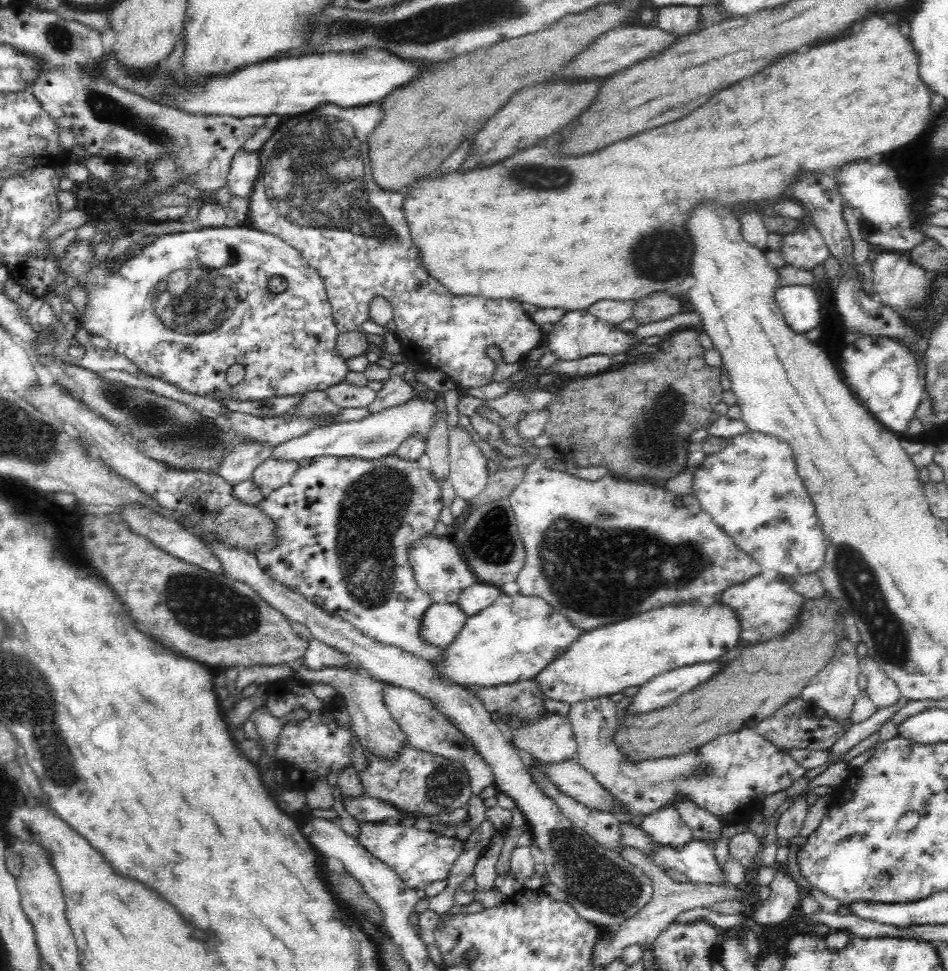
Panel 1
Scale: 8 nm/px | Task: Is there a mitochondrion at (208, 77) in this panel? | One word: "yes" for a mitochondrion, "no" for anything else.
no

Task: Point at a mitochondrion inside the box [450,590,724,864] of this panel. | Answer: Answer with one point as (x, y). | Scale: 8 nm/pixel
(702, 770)

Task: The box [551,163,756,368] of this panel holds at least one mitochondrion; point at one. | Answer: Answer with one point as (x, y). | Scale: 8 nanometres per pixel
(660, 256)

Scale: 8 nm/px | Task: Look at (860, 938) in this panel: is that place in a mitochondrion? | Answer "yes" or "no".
no

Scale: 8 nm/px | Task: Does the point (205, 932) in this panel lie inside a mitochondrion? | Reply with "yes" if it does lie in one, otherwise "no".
yes

